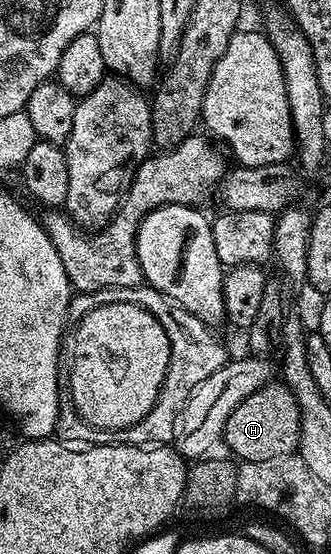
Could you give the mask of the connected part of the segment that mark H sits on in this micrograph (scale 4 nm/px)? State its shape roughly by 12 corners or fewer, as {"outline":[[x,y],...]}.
{"outline":[[272,379],[238,405],[222,444],[240,462],[299,448],[293,391]]}

